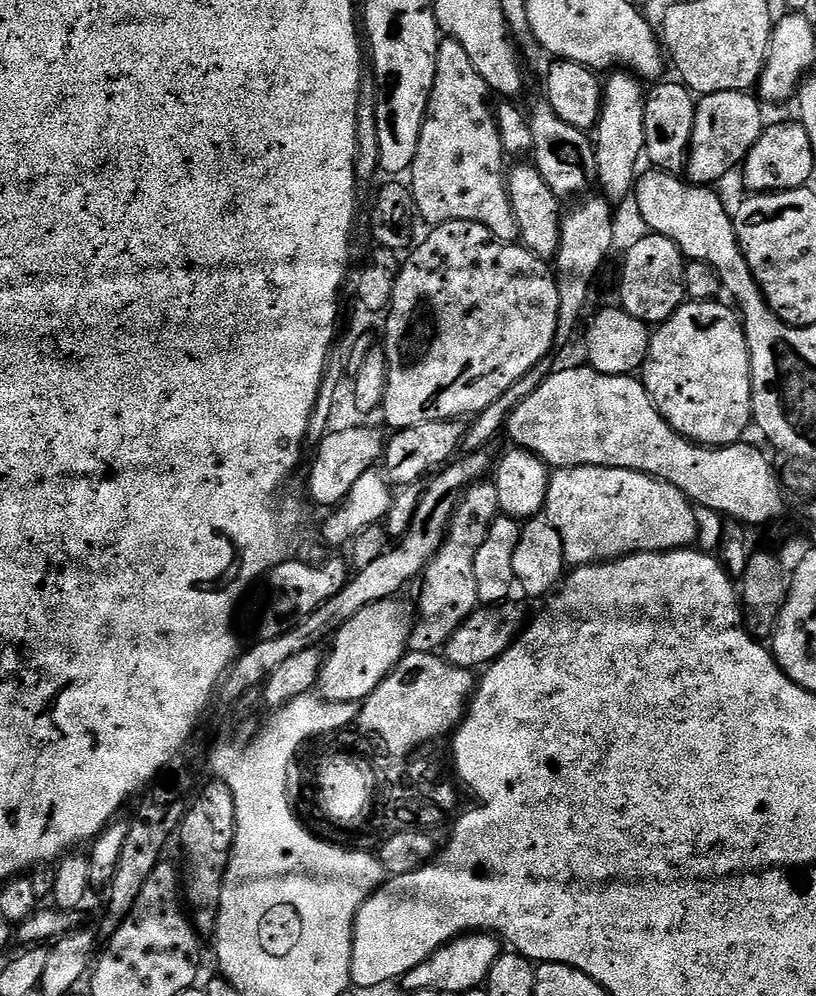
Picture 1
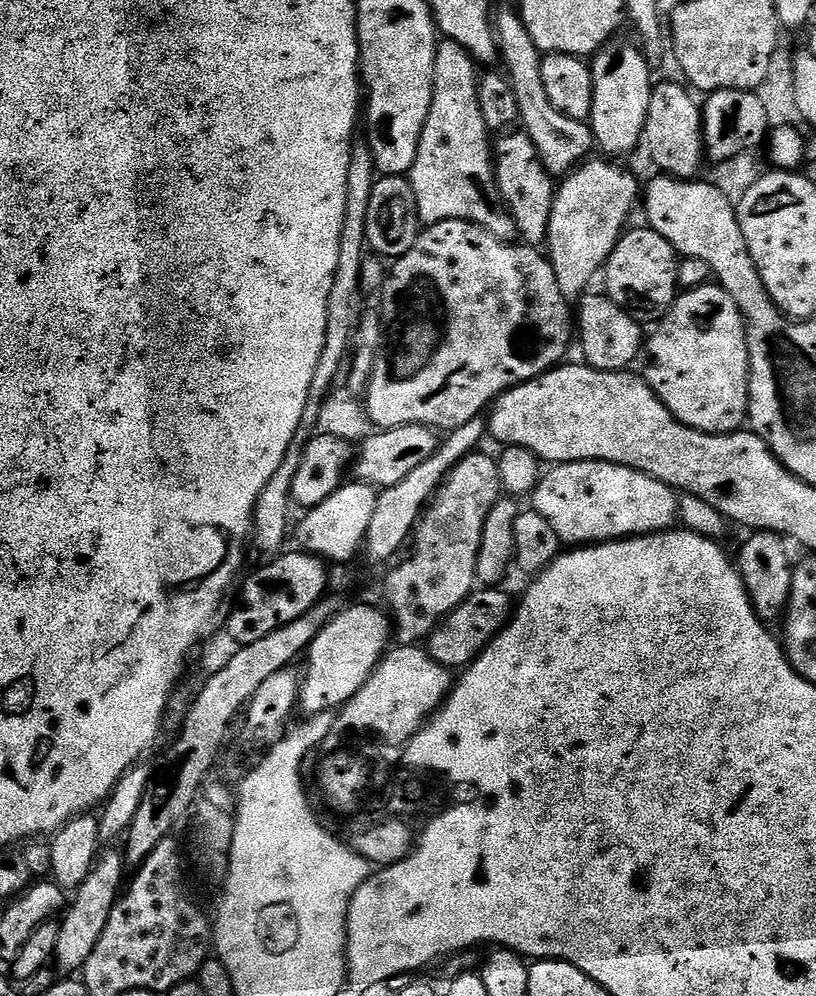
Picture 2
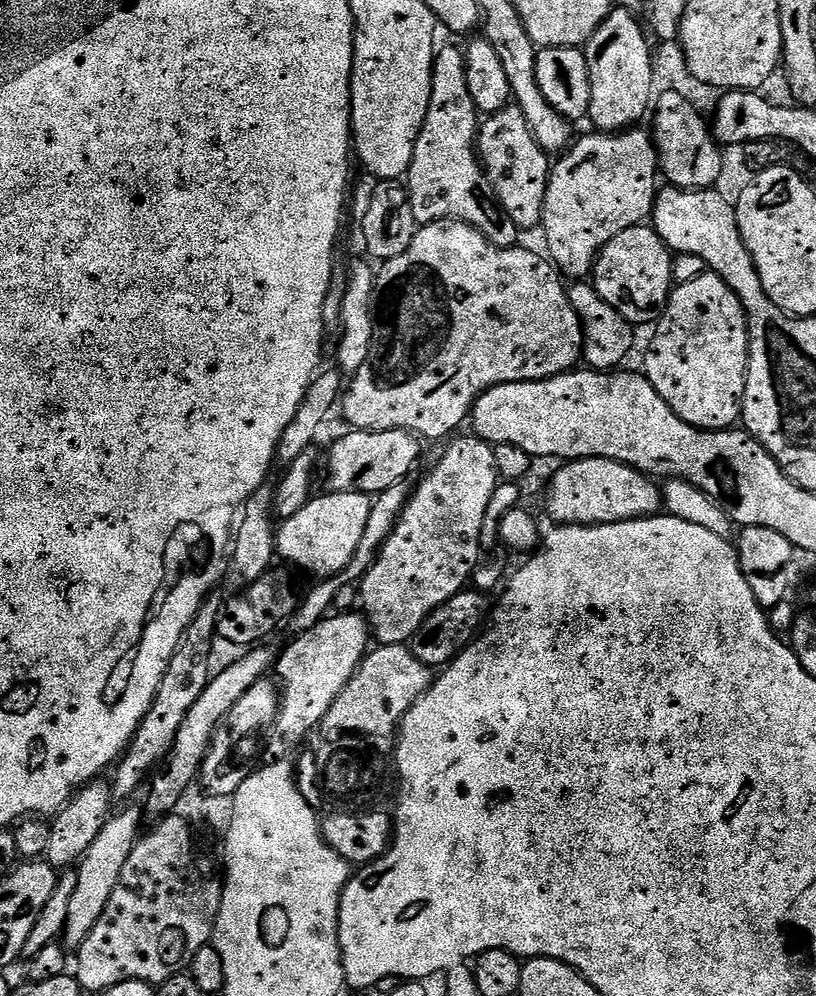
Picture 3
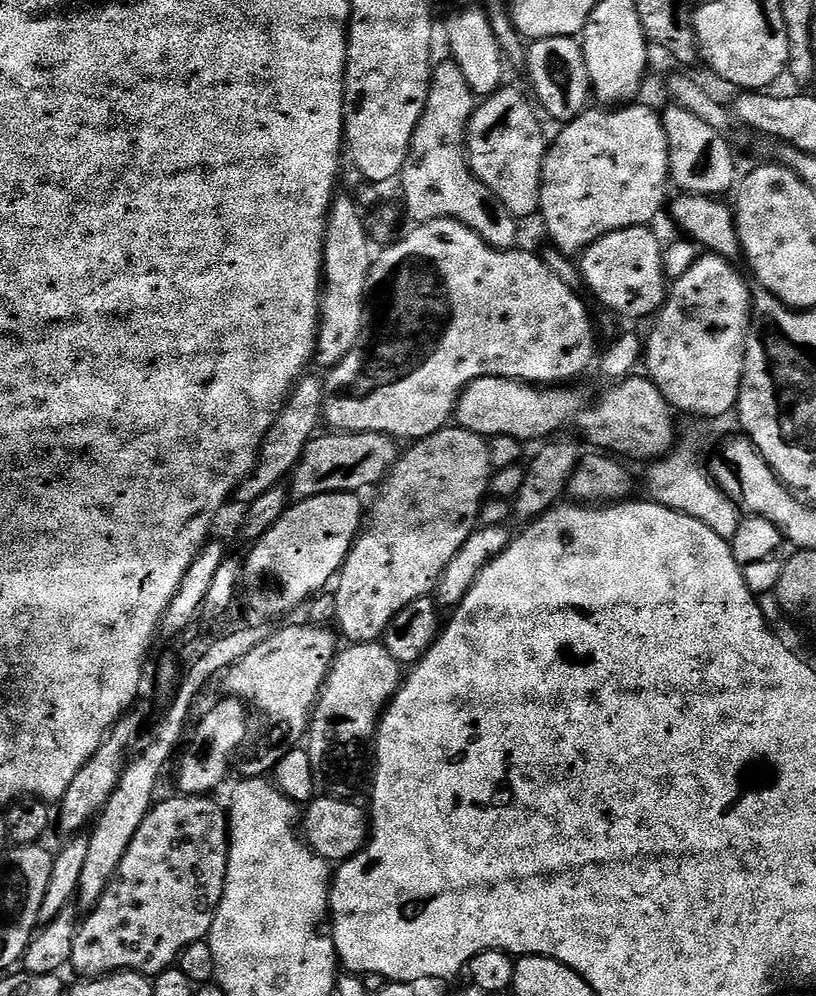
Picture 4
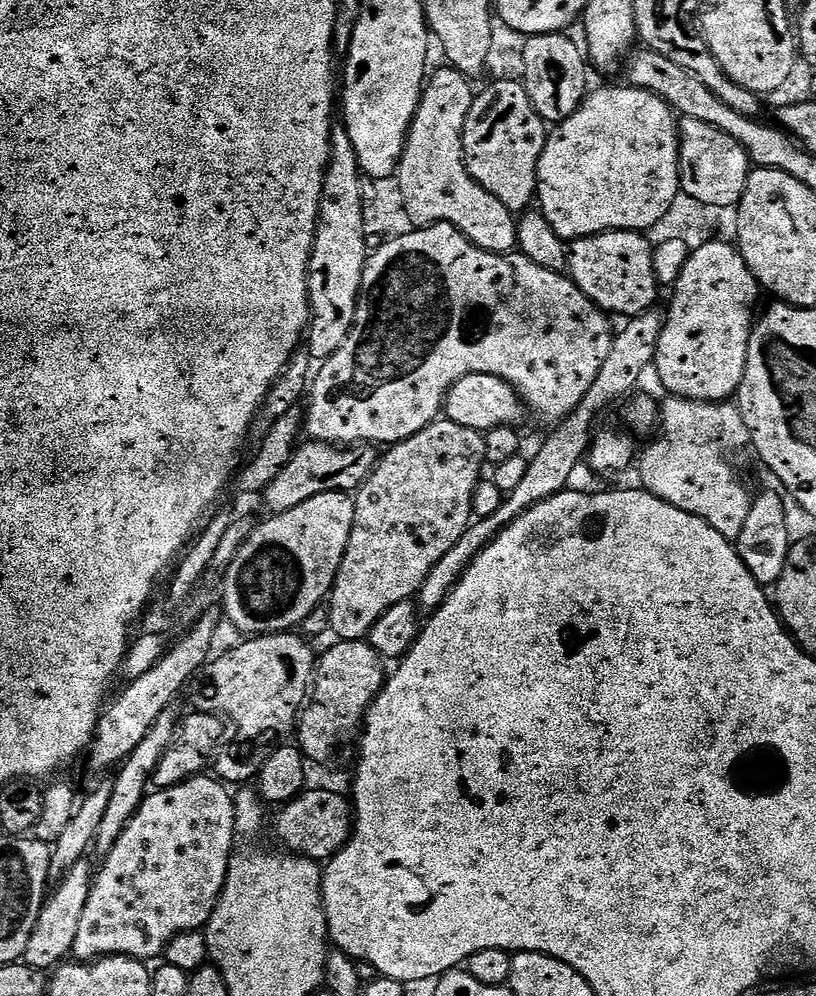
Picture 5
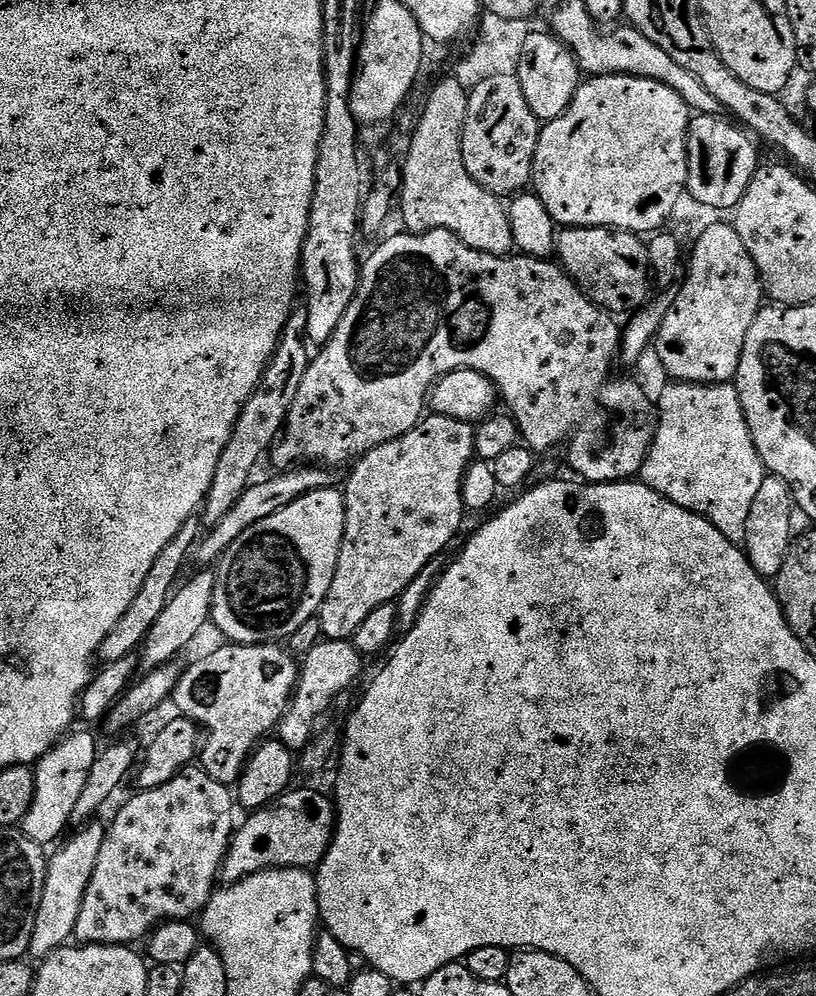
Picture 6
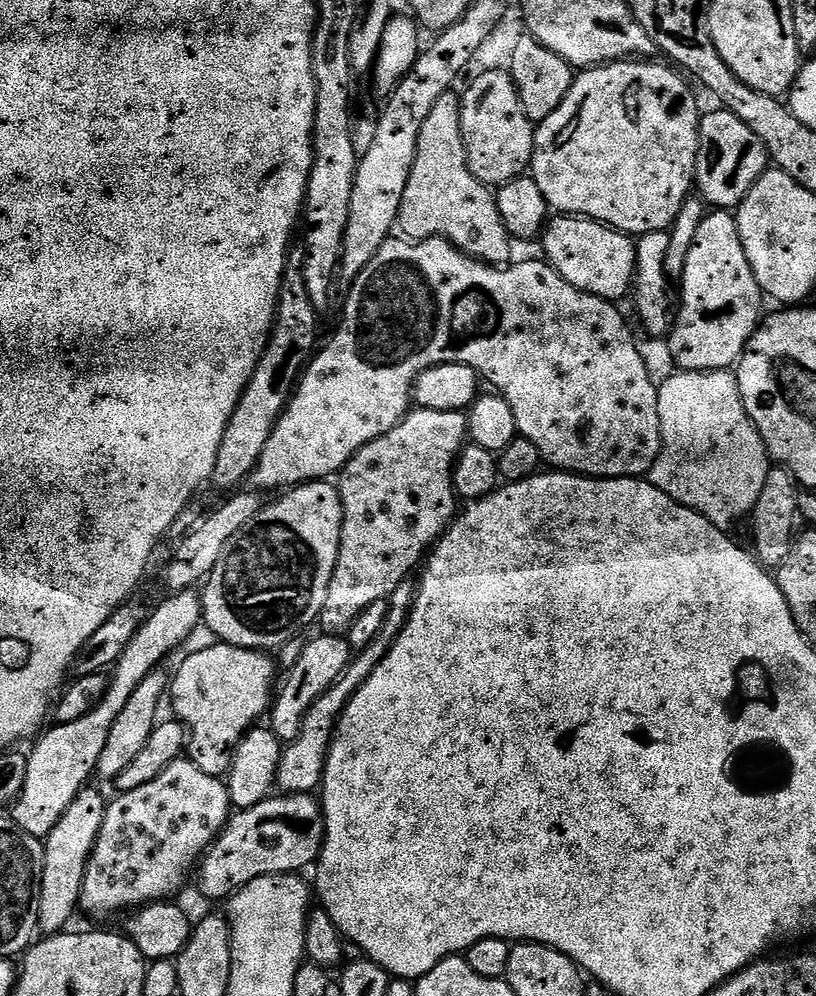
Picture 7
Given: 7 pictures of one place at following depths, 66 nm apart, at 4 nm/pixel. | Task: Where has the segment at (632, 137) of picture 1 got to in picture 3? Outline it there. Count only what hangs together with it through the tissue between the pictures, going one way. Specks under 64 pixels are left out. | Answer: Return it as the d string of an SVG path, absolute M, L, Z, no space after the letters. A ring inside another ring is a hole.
M615 7L585 45L587 69L590 70L591 100L588 120L605 134L615 134L635 127L651 109L652 46L649 46L636 17L627 8Z

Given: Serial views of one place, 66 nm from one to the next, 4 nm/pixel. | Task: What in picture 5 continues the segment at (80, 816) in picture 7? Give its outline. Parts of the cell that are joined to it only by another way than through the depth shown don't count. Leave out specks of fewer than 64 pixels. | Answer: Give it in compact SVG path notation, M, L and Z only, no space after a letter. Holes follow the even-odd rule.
M82 859L68 869L61 879L65 880L57 888L55 885L54 891L45 899L44 909L38 918L38 926L34 926L34 934L30 934L30 942L24 951L23 963L32 968L52 970L63 965L72 956L74 938L78 935L78 922L82 922L82 910L86 910L94 879L94 868L88 863L87 859Z

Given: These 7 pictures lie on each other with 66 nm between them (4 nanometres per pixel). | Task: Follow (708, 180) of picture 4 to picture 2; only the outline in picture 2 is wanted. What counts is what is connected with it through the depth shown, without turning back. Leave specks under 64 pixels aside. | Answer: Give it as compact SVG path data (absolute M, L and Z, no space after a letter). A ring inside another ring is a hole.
M657 83L653 87L643 143L648 144L648 152L661 173L678 180L694 180L701 175L700 167L706 164L704 117L698 100L696 104L697 97L683 83L680 84Z

